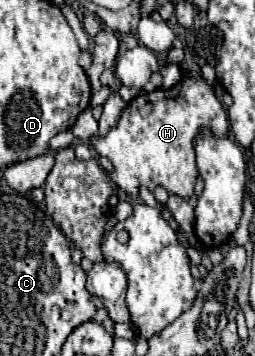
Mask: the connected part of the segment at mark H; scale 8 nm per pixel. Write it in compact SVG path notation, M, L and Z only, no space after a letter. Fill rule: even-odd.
M188 72L166 92L158 88L132 98L118 124L112 126L106 136L94 134L90 144L98 156L104 156L114 164L110 178L126 194L138 196L138 186L146 186L148 190L164 186L170 194L178 194L188 200L194 194L198 178L192 140L194 134L206 126L210 126L218 136L228 136L228 116L224 106L198 74Z

